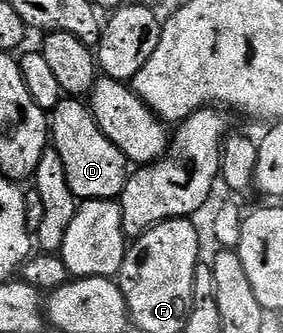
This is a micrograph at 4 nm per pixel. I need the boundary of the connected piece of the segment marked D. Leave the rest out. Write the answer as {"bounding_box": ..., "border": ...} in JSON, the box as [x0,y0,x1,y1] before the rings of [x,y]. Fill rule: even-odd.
{"bounding_box":[50,98,130,201],"border":[[[61,98],[58,106],[50,113],[50,144],[62,158],[62,170],[66,170],[66,182],[70,182],[70,190],[76,195],[77,201],[114,200],[119,201],[130,175],[130,161],[102,134],[98,122],[94,118],[91,107],[80,98]]]}

